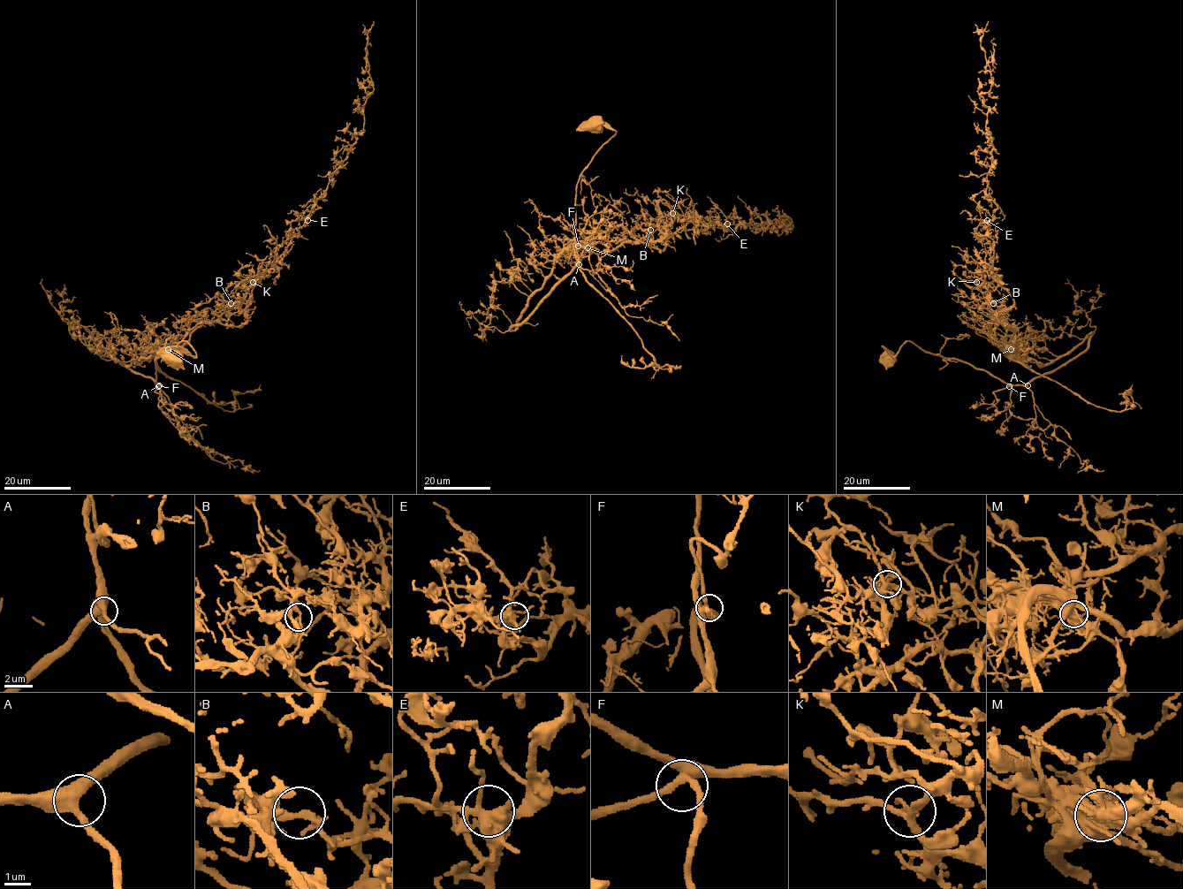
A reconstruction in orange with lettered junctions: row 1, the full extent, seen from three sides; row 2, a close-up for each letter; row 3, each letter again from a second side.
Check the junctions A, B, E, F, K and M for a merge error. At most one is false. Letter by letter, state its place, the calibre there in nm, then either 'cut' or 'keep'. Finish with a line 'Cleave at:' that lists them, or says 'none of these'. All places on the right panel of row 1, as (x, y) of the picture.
A: place (1027, 385); calibre 440 nm; keep
B: place (993, 303); calibre 190 nm; keep
E: place (987, 220); calibre 440 nm; keep
F: place (1009, 386); calibre 320 nm; keep
K: place (976, 282); calibre 240 nm; keep
M: place (1011, 349); calibre 550 nm; cut
Cleave at: M

